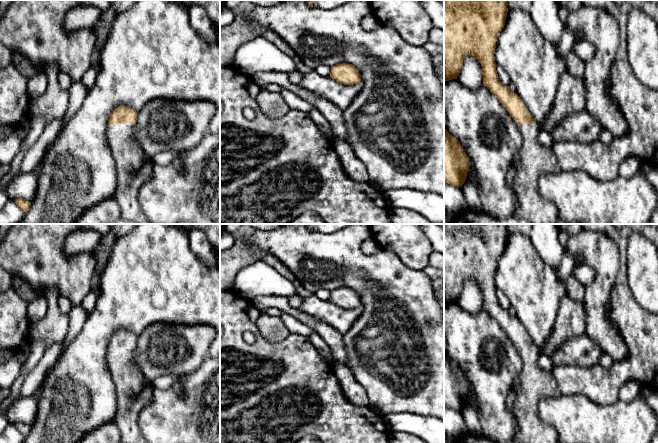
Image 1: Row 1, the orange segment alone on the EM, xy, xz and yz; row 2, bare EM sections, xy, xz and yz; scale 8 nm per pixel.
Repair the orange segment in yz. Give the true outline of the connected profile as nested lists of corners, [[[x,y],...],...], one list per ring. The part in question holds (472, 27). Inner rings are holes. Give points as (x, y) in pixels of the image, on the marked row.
[[[444,0],[444,82],[457,79],[463,65],[464,57],[468,54],[474,56],[482,66],[483,85],[494,94],[504,108],[509,112],[518,126],[522,135],[522,145],[515,155],[516,175],[513,181],[513,189],[517,195],[515,217],[526,219],[533,224],[556,224],[558,211],[556,206],[540,197],[537,188],[537,179],[541,174],[558,173],[561,169],[551,148],[544,148],[538,143],[539,126],[525,106],[521,98],[510,91],[509,86],[504,85],[497,74],[495,62],[495,48],[497,38],[505,26],[507,17],[507,0]]]

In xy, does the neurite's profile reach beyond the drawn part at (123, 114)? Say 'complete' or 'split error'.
split error

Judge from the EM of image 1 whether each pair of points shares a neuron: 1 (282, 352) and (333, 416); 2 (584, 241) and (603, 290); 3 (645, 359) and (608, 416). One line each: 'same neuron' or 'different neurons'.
1: same neuron
2: same neuron
3: different neurons

